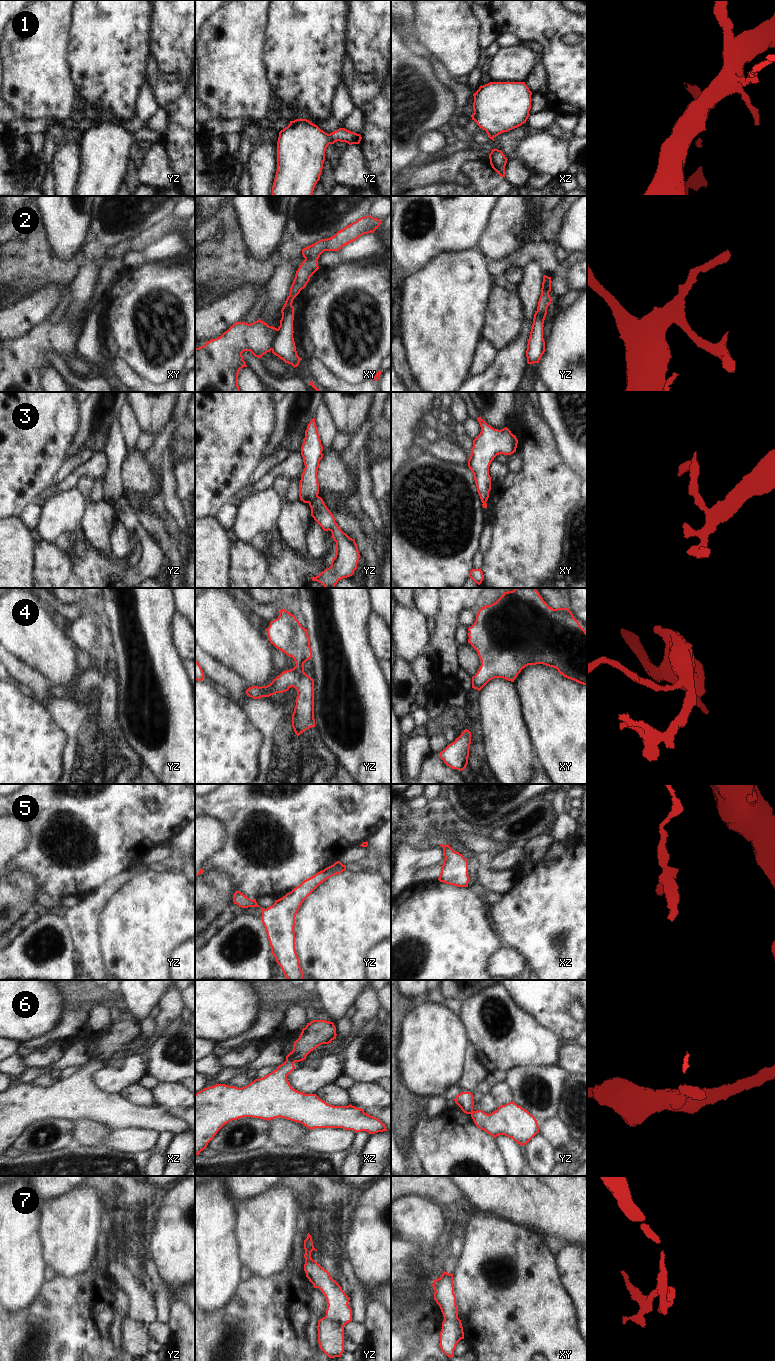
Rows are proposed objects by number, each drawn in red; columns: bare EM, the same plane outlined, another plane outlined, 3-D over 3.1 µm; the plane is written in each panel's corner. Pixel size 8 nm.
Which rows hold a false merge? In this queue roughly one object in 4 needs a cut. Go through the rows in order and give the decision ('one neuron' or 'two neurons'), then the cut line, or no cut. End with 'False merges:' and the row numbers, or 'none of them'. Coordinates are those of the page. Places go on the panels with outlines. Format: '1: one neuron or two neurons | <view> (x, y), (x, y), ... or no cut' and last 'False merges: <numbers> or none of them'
1: one neuron | no cut
2: two neurons | xy (278, 329), (271, 349)
3: two neurons | yz (318, 496), (309, 503)
4: one neuron | no cut
5: one neuron | no cut
6: two neurons | xz (286, 1059), (294, 1062)
7: two neurons | yz (325, 1316), (333, 1321), (337, 1321), (343, 1327)
False merges: 2, 3, 6, 7

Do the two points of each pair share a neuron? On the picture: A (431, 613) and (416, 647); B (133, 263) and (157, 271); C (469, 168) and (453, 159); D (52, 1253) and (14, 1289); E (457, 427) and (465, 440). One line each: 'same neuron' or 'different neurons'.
A: different neurons
B: different neurons
C: different neurons
D: different neurons
E: same neuron

